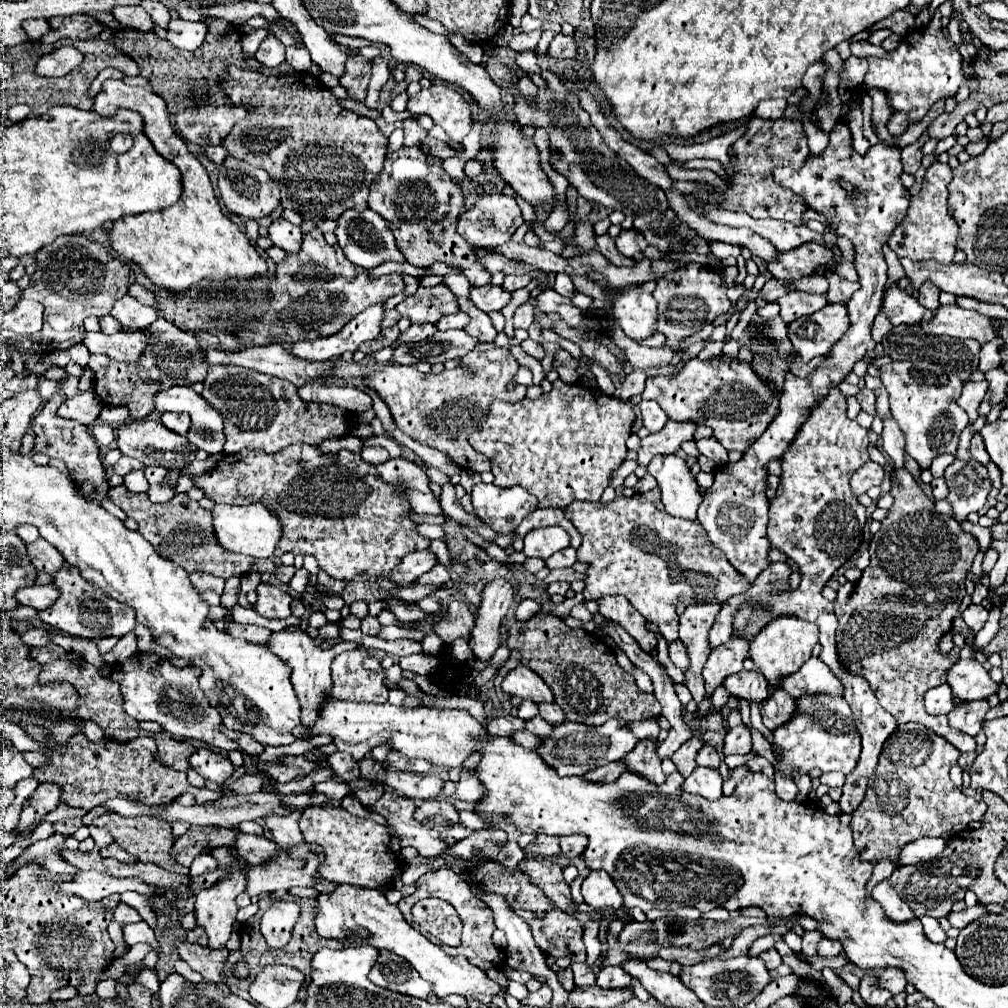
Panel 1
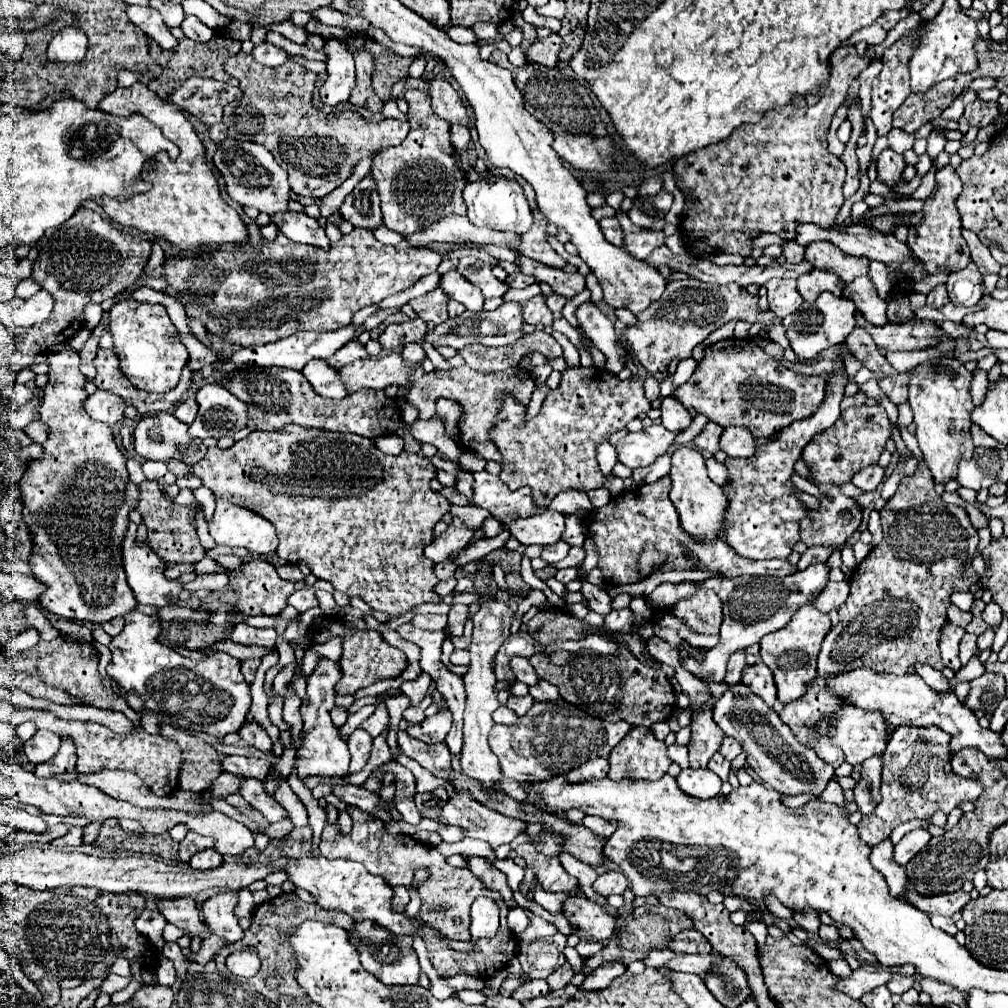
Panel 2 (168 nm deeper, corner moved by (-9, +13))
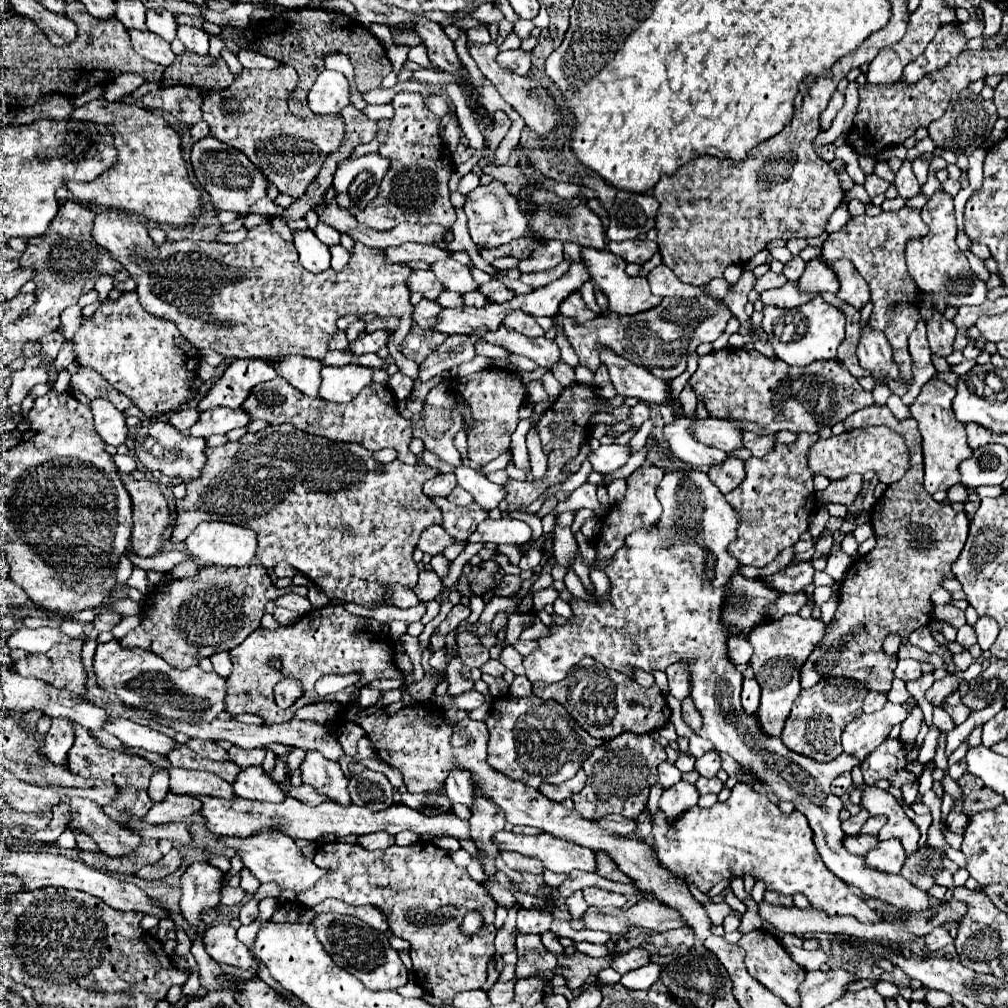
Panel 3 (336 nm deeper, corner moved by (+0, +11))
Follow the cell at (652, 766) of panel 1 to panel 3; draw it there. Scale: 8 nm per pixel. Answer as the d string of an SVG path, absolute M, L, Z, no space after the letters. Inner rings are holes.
M622 733L610 741L606 741L606 747L596 747L590 757L582 763L582 769L588 775L588 781L584 789L572 797L574 809L594 821L602 819L610 813L624 815L628 819L634 819L638 811L646 807L650 785L658 781L656 767L666 759L664 747L648 733L636 735L636 733Z

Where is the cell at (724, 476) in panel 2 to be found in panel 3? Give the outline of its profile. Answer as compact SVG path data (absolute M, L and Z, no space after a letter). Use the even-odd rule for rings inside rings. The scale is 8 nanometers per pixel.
M726 457L720 465L712 465L708 469L708 477L710 481L726 495L730 493L734 487L738 487L738 483L742 483L744 479L744 461L734 459L734 457Z

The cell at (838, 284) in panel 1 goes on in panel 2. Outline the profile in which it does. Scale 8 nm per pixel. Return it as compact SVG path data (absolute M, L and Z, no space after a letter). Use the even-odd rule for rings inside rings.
M857 277L853 283L845 285L845 295L851 295L857 309L863 313L865 321L871 325L887 323L887 301L879 299L875 285L869 277Z

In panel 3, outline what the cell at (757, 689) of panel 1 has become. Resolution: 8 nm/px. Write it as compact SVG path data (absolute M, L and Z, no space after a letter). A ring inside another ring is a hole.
M744 677L742 683L742 707L744 711L758 711L758 699L760 699L760 685L756 679L748 679Z

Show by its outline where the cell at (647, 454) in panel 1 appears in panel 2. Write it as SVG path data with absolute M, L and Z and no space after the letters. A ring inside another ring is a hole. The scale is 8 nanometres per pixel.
M663 425L643 427L637 433L629 433L615 445L617 459L631 469L647 467L659 455L669 451L669 445L673 443L673 439L675 439L675 433L669 433Z

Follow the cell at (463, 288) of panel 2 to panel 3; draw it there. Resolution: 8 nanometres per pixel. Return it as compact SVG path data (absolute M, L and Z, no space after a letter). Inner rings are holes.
M430 269L414 271L414 275L410 275L410 289L420 291L430 301L436 301L440 297L440 293L446 291L446 287L434 277L434 273Z

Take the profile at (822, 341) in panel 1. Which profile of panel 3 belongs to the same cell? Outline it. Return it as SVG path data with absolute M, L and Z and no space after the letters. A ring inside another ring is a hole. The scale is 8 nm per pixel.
M818 295L806 305L794 309L778 309L770 305L764 307L762 329L770 335L770 345L774 347L778 359L788 365L804 367L820 359L836 357L836 349L844 341L844 313Z

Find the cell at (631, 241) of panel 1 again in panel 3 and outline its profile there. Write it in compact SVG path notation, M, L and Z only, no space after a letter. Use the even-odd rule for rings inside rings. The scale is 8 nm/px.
M632 239L632 241L620 241L620 243L610 241L608 249L628 263L646 263L658 251L658 245L648 239L646 241Z

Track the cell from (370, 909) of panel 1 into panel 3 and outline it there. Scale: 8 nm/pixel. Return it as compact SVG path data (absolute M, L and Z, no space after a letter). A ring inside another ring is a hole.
M260 831L252 837L226 837L224 843L232 849L236 849L242 855L244 865L250 869L250 873L260 881L260 883L278 883L282 889L290 889L294 893L302 893L310 887L314 887L314 883L318 879L322 879L324 875L328 875L330 871L316 867L310 859L306 859L300 851L300 847L294 843L292 837L284 835L284 833L276 833L276 831Z

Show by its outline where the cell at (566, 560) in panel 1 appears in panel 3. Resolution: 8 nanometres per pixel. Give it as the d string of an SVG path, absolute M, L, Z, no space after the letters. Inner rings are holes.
M530 549L526 555L522 555L522 559L520 559L520 563L518 563L518 567L520 569L528 569L528 571L532 571L540 561L542 561L542 555L544 555L544 551L542 549Z

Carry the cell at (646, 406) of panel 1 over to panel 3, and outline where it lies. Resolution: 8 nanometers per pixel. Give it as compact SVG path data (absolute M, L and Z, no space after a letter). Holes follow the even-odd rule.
M674 417L672 423L664 425L664 441L670 445L670 451L678 459L690 463L694 469L700 469L700 467L706 469L706 467L712 467L714 463L722 463L722 459L726 459L726 453L696 441L690 427L692 427L692 421L682 417Z

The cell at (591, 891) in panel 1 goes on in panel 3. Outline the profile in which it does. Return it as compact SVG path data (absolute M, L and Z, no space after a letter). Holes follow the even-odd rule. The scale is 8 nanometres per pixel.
M586 887L582 893L588 905L596 905L596 907L624 907L626 905L626 897L620 893L604 891L598 887Z

